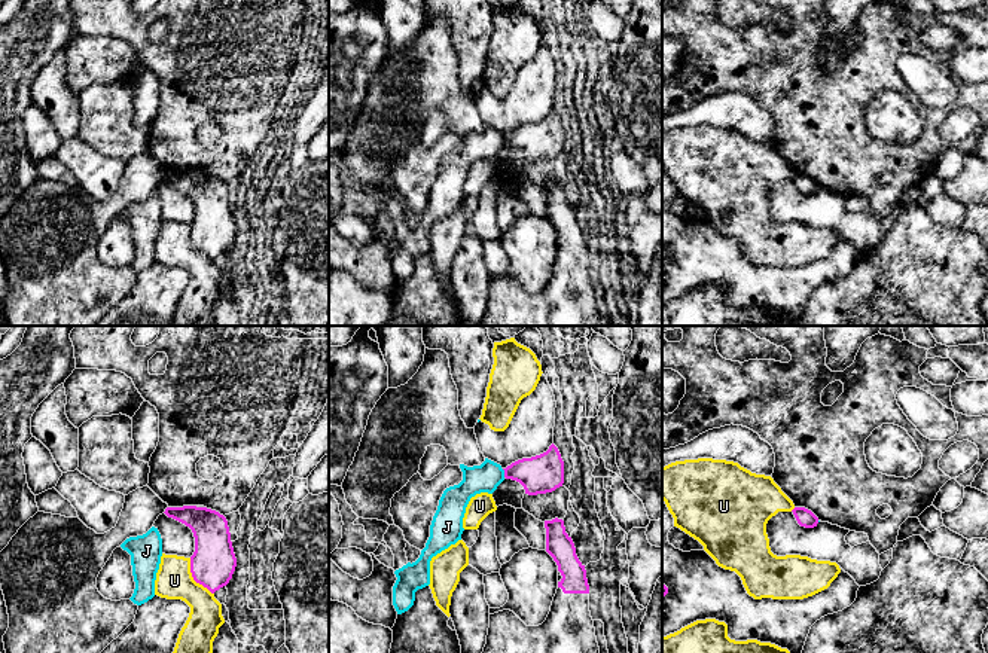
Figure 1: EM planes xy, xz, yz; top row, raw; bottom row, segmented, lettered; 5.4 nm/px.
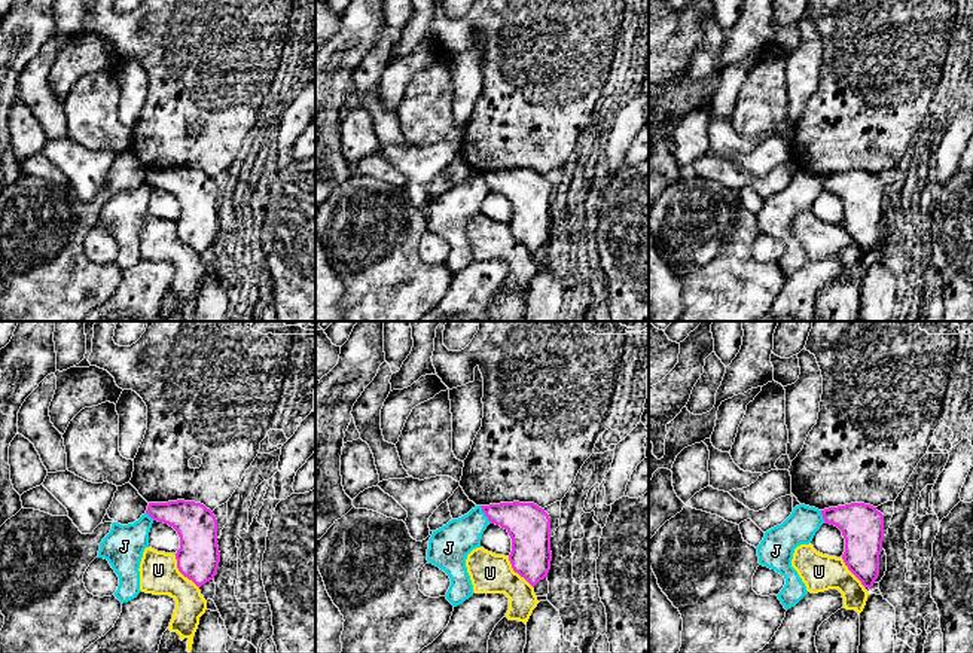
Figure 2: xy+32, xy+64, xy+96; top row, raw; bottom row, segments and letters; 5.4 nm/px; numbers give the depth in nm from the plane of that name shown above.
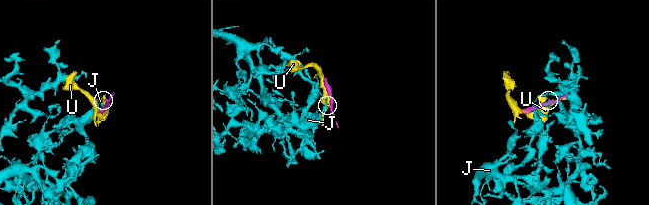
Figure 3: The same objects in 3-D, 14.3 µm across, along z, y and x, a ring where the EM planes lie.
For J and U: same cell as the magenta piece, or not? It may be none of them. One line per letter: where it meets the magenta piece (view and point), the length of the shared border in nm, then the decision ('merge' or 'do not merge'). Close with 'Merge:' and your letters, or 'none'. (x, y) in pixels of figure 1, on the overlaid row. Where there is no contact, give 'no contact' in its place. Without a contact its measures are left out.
J: xz (505, 473) | 50 nm | do not merge
U: xy (194, 579) | 240 nm | do not merge
Merge: none

